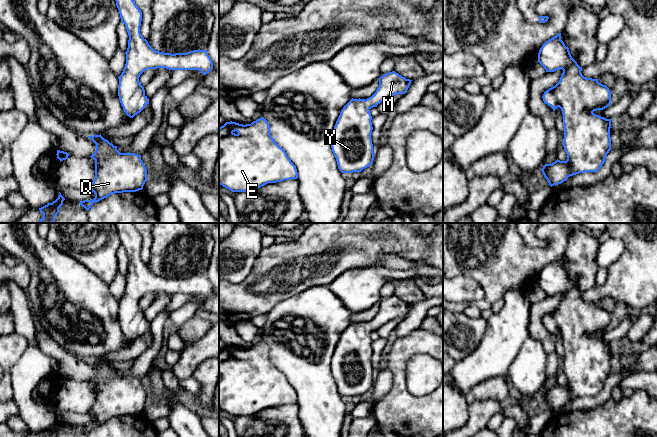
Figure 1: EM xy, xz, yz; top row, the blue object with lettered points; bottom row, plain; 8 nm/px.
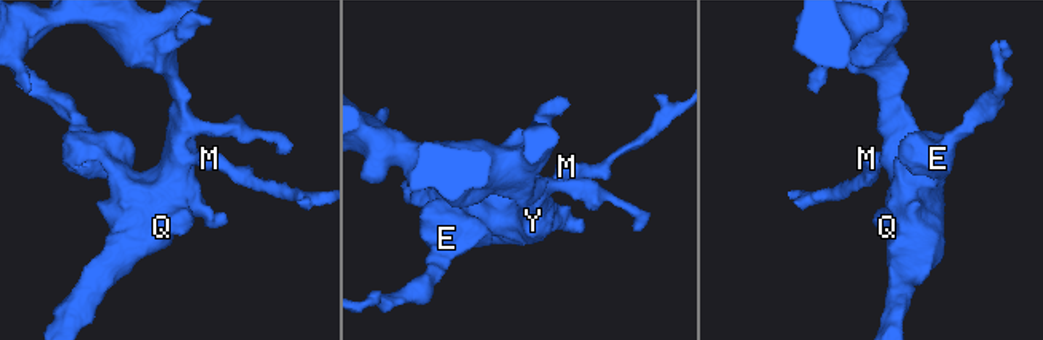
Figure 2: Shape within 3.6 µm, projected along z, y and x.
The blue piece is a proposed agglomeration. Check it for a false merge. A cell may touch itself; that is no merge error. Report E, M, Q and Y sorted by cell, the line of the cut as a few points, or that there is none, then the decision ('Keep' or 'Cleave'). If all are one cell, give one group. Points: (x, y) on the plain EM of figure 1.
Groups: E M Q Y. No split. Keep

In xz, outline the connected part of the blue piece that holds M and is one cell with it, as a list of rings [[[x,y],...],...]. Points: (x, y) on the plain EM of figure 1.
[[[395,295],[389,296],[379,302],[379,310],[371,321],[366,324],[352,322],[343,331],[330,363],[342,397],[361,396],[372,389],[374,376],[370,333],[396,318],[405,318],[411,305]]]

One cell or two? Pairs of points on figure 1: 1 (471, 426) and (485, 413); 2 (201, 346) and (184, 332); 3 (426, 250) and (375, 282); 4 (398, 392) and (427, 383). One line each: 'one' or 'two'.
1: one
2: two
3: two
4: two

